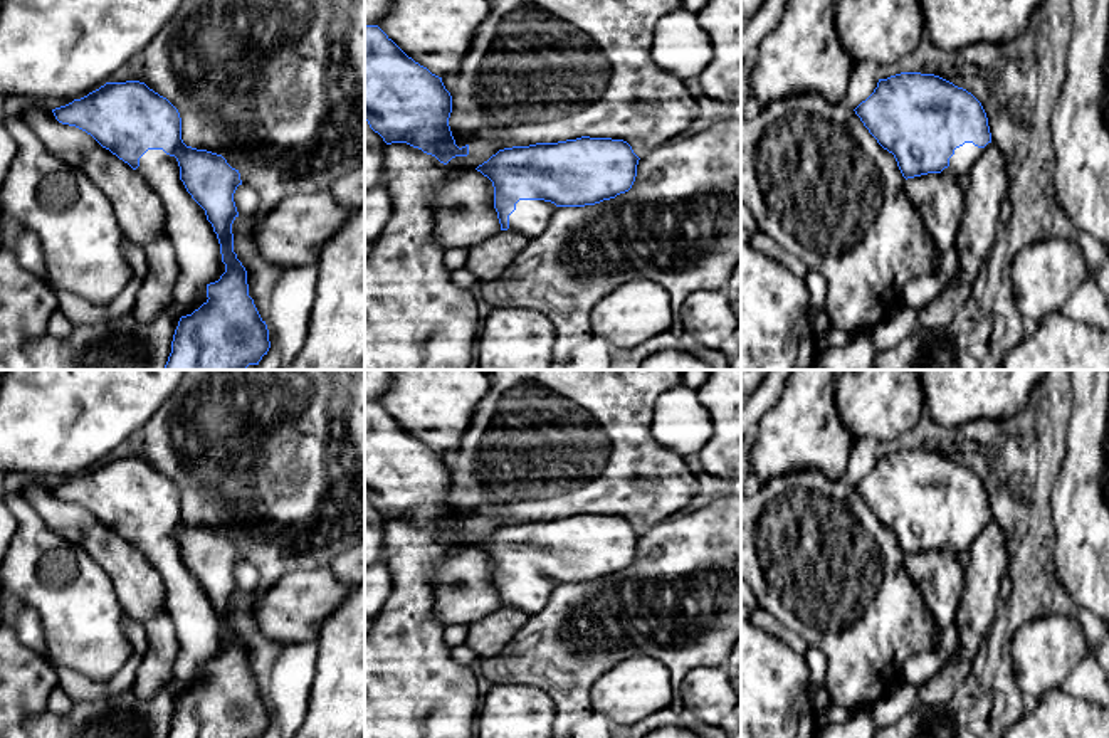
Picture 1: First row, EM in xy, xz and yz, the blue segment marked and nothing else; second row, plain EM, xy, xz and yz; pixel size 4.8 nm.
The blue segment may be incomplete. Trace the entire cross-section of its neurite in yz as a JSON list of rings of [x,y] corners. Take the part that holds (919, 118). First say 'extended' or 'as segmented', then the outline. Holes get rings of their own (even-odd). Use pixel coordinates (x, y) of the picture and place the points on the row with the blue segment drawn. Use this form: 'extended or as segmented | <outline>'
extended | [[[901,72],[879,79],[874,92],[854,111],[877,143],[894,155],[906,180],[943,171],[966,187],[975,163],[991,143],[981,103],[966,89],[934,74]]]

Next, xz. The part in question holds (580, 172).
extended | [[[581,136],[499,150],[476,170],[492,182],[501,230],[529,239],[543,234],[558,207],[585,207],[615,198],[632,188],[639,156],[623,140]]]

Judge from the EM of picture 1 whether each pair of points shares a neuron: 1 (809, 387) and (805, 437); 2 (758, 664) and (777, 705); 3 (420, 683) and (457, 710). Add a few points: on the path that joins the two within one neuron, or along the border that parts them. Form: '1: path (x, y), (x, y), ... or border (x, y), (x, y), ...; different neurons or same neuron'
1: path (809, 399), (805, 426); same neuron
2: path (758, 674), (758, 686), (767, 695); same neuron
3: path (429, 691), (449, 708); same neuron

